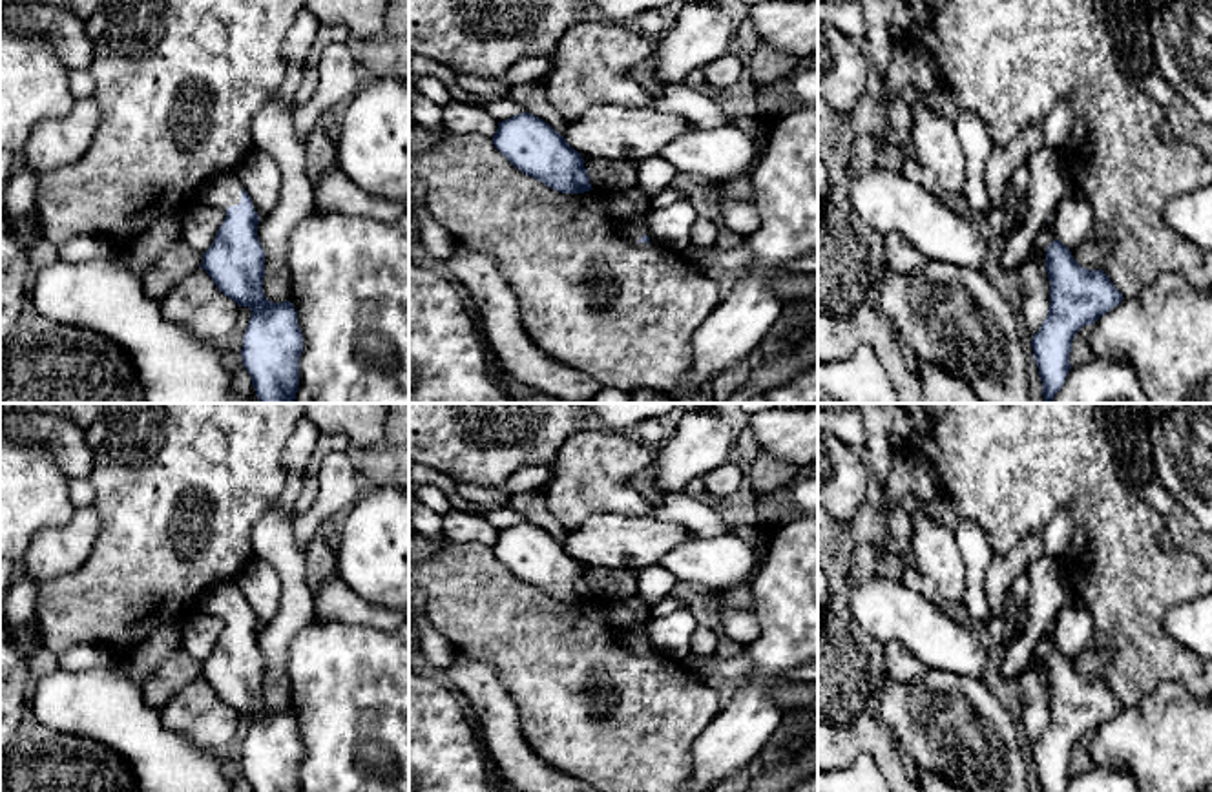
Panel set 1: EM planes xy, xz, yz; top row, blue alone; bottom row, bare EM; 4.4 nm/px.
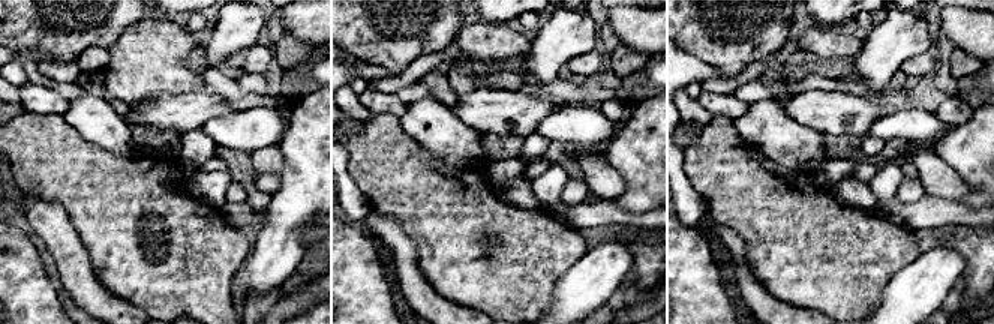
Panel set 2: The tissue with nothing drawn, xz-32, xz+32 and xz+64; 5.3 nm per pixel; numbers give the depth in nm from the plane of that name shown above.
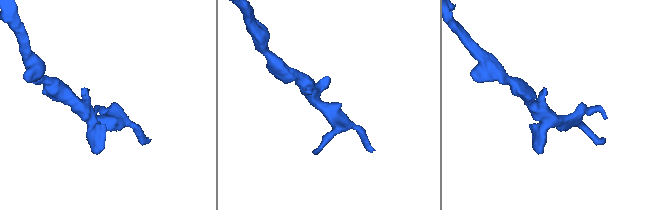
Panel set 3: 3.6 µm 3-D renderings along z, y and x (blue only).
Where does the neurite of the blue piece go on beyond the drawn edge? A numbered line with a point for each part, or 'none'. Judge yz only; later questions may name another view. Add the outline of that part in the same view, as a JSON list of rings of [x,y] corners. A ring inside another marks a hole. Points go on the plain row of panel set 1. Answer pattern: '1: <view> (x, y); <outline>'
none

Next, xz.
1: xz (634, 635); [[[633,622],[621,628],[622,642],[633,650],[641,650],[643,644],[648,644],[648,651],[657,651],[648,639],[644,622]]]

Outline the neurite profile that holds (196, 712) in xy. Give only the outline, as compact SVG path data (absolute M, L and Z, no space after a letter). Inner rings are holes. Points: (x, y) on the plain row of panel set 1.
M203 677L179 690L159 712L166 730L219 752L228 748L239 721Z

